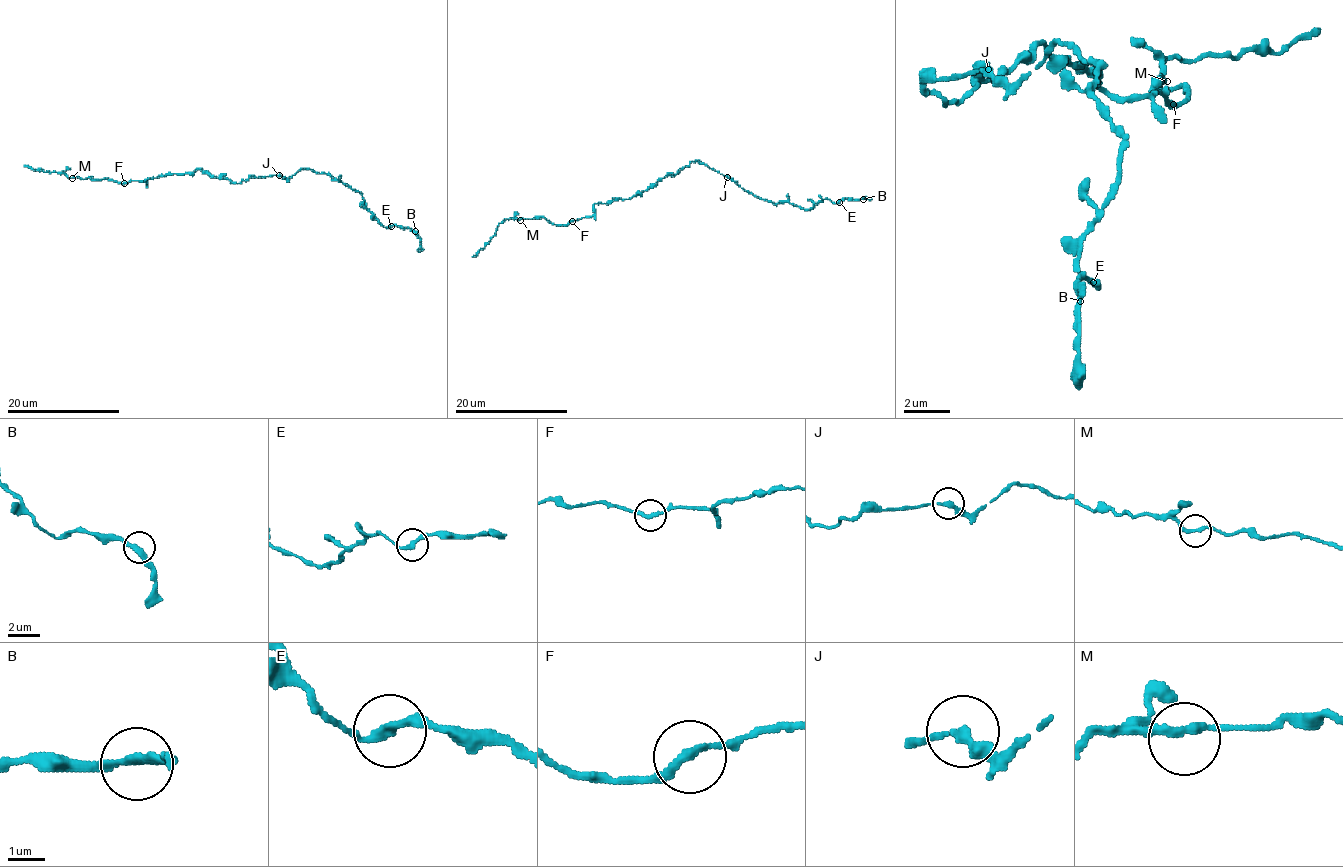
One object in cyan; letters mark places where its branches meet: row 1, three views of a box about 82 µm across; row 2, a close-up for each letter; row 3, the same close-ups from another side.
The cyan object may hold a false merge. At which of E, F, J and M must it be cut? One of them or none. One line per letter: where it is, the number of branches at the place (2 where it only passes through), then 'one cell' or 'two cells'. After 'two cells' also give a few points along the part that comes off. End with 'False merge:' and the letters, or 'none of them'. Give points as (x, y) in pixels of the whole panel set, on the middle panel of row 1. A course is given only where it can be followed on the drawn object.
E: at (839, 202); 2 branches meet; one cell
F: at (572, 221); 2 branches meet; one cell
J: at (727, 177); 2 branches meet; one cell
M: at (520, 220); 2 branches meet; one cell
False merge: none of them

